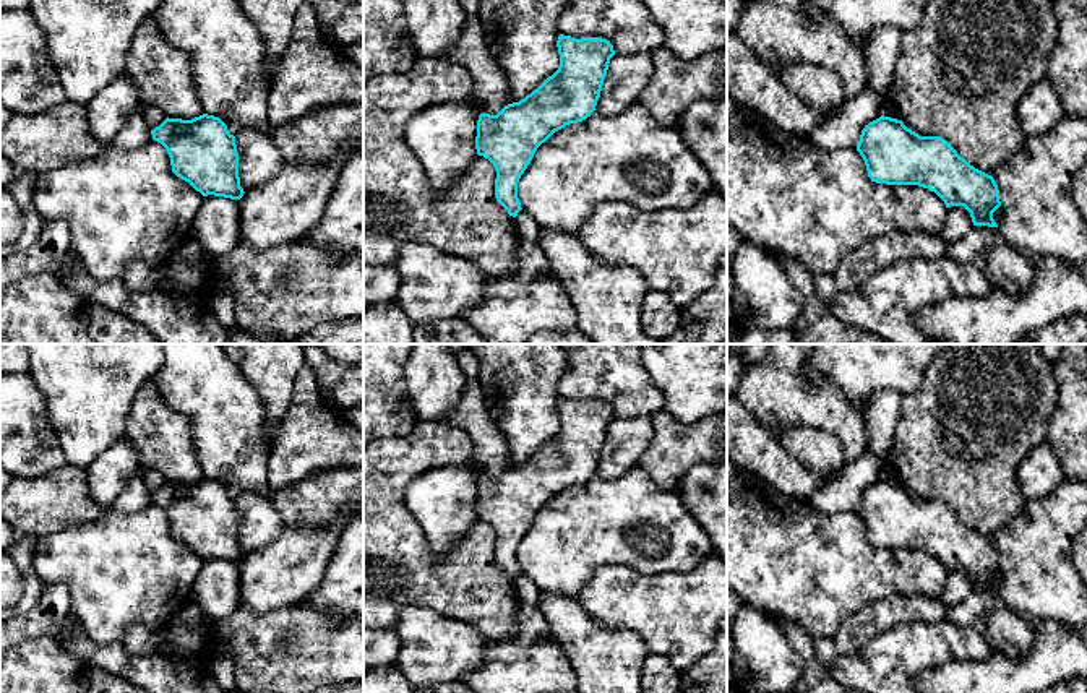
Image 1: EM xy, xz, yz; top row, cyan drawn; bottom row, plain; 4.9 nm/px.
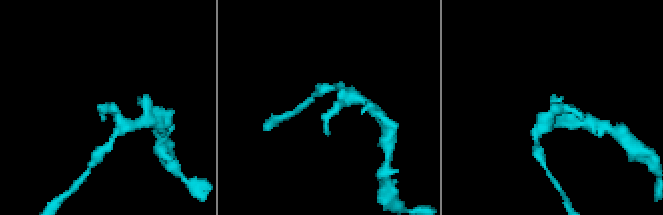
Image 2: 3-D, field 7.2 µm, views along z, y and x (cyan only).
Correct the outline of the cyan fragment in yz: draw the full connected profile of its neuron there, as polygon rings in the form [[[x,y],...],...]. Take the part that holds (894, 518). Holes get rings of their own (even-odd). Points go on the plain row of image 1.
[[[881,479],[865,489],[857,514],[865,524],[871,545],[928,552],[944,565],[946,571],[964,570],[970,576],[973,589],[998,591],[993,576],[1001,565],[995,542],[970,529],[944,501],[920,500],[902,484]]]

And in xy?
[[[208,477],[191,484],[167,480],[151,493],[151,498],[165,511],[172,536],[203,560],[230,563],[243,560],[235,500],[219,480]]]

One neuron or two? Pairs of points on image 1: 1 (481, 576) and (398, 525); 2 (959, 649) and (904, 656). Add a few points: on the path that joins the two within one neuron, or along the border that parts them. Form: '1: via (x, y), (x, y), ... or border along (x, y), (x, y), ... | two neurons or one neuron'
1: via (456, 576), (435, 576), (408, 549) | one neuron
2: via (946, 643), (917, 646) | one neuron

